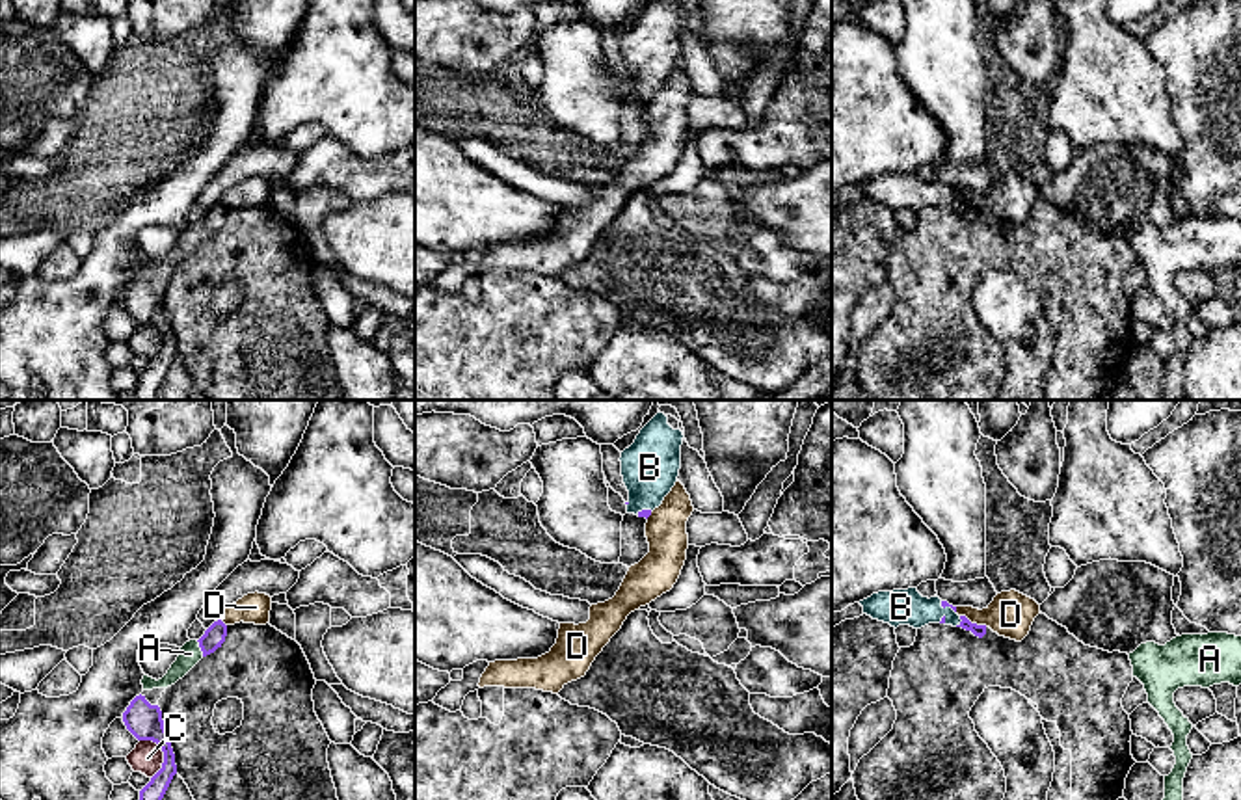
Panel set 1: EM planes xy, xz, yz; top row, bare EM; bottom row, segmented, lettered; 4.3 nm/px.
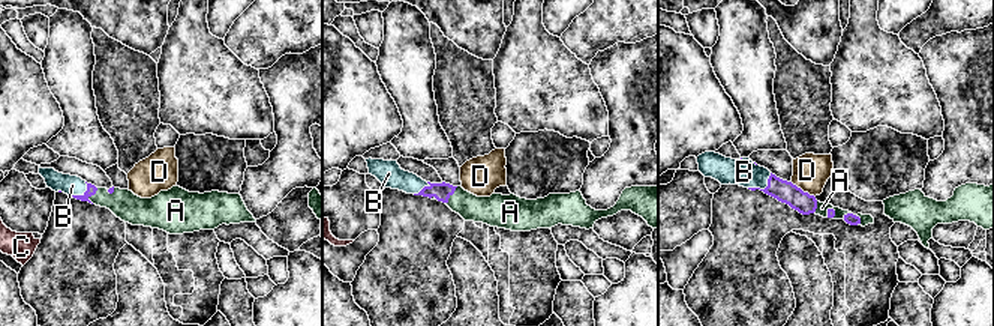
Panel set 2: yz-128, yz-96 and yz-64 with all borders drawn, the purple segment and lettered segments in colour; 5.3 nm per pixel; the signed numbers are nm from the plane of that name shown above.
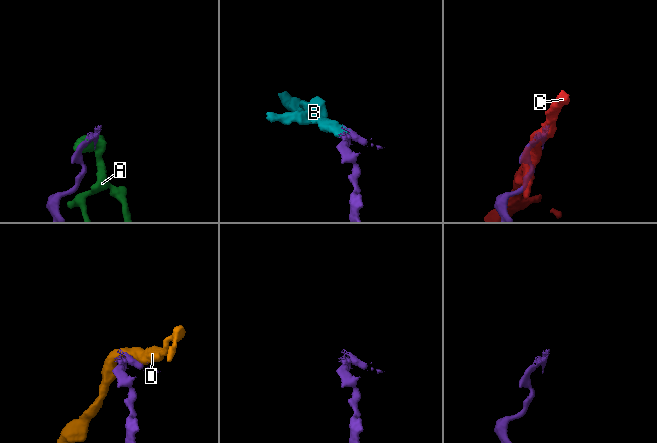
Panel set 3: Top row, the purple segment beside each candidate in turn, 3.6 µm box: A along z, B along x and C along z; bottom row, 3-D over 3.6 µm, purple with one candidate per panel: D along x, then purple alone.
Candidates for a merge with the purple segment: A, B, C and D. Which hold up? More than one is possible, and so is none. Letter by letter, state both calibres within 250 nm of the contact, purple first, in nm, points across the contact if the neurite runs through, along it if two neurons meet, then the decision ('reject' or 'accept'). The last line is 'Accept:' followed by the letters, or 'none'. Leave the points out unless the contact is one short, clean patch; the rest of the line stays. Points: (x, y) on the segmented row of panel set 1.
A: 90 nm thick on the purple side, 100 nm on the other; accept
B: 50 nm thick on the purple side, 160 nm on the other; runs through yz (979, 631), (960, 622), (946, 613), (905, 607); accept
C: 160 nm thick on the purple side, 140 nm on the other; reject
D: 50 nm thick on the purple side, 200 nm on the other; border along yz (960, 614), (987, 626); reject
Accept: A, B

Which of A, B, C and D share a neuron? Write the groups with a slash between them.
A B / C / D

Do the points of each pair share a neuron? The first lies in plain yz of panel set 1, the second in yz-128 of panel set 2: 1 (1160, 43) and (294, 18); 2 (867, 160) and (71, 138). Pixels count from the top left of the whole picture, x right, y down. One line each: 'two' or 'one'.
1: two
2: two

